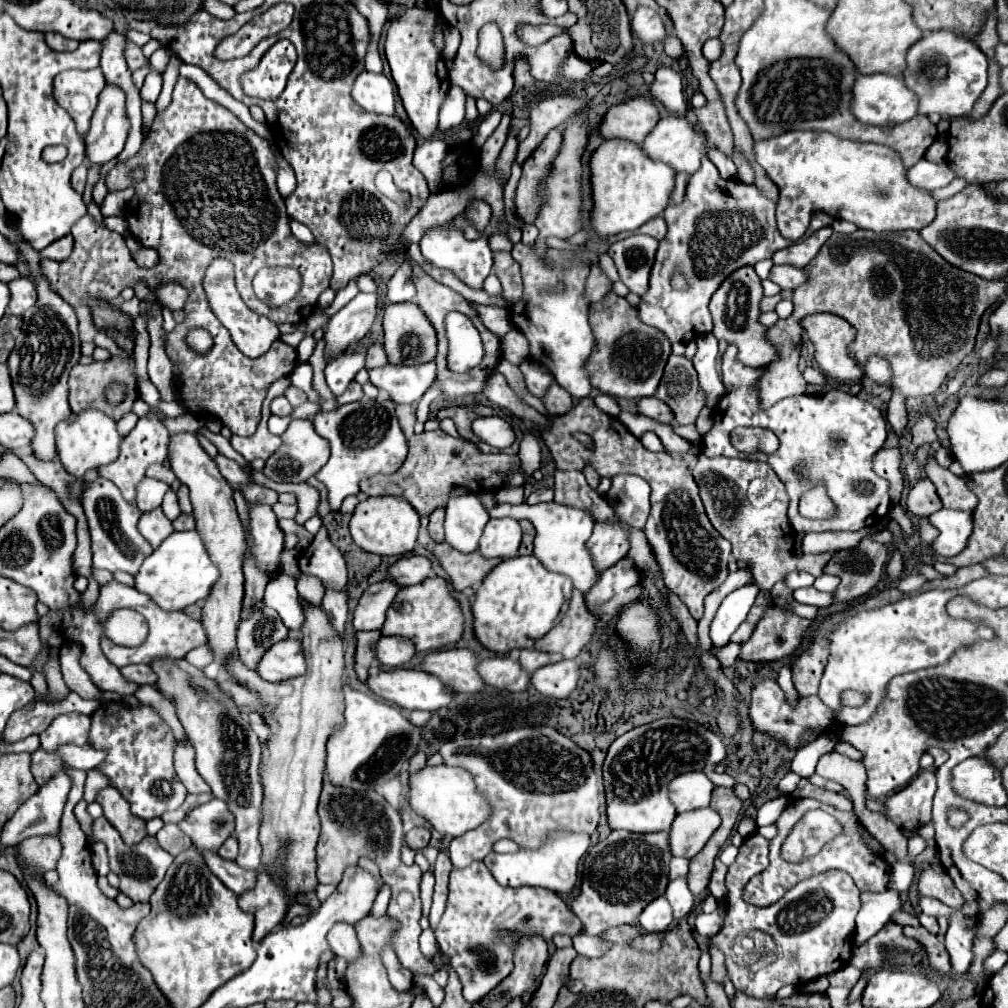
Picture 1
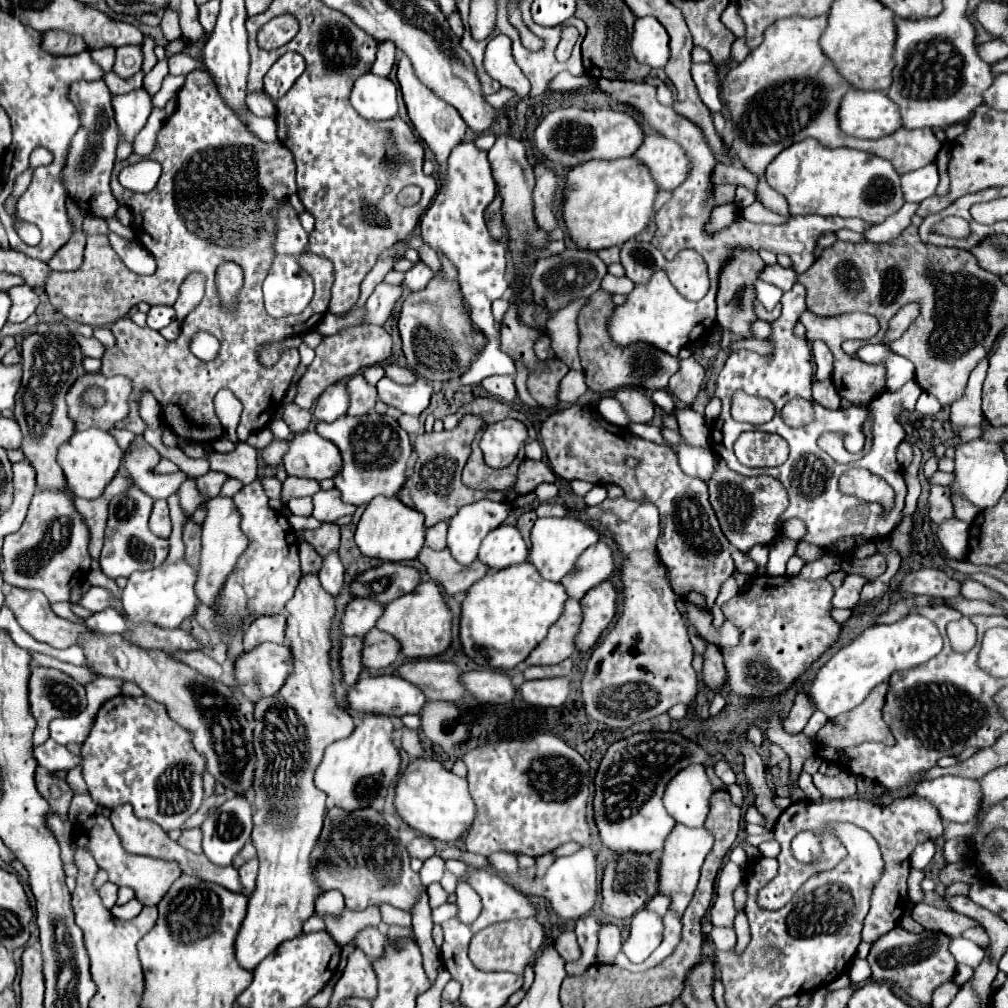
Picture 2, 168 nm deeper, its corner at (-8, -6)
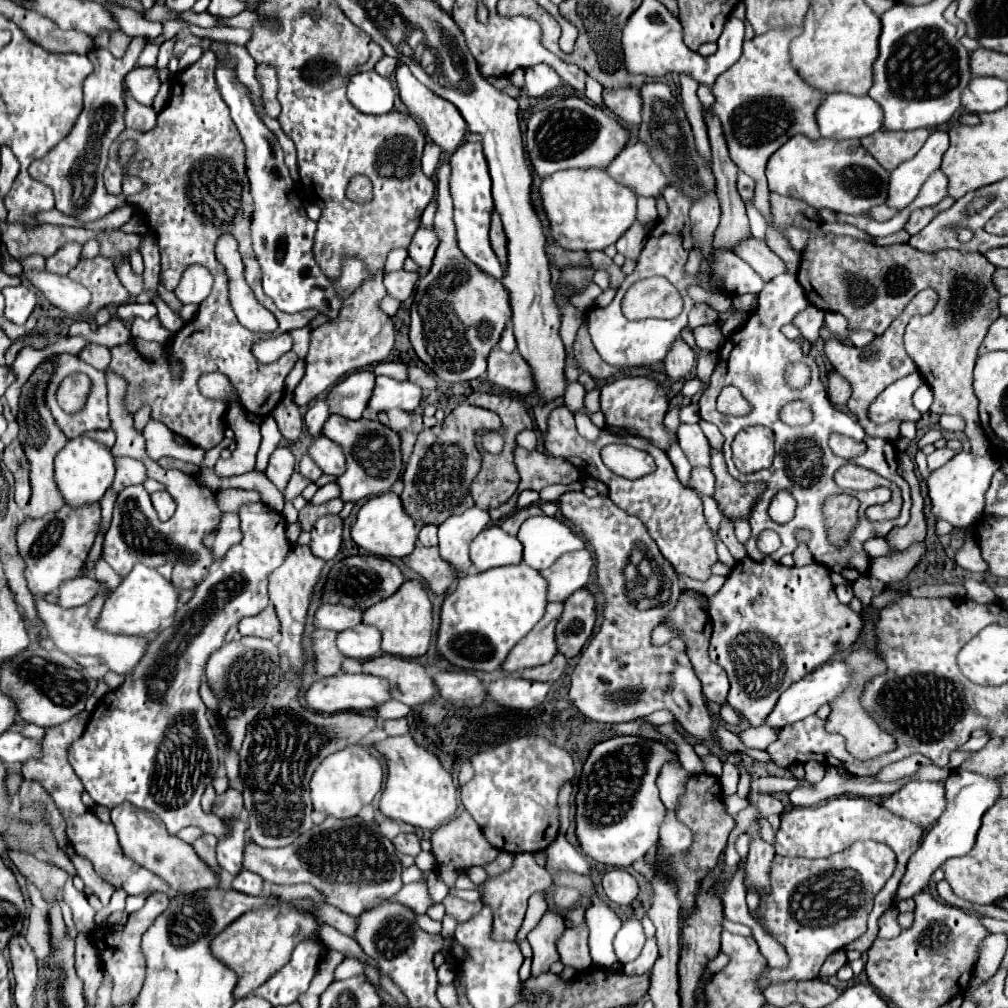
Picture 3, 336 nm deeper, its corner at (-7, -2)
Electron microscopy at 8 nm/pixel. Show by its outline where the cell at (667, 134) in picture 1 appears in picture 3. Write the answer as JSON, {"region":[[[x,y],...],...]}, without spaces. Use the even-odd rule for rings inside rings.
{"region":[[[628,144],[606,168],[614,180],[630,186],[638,196],[660,196],[662,188],[668,184],[660,166],[652,160],[652,154],[644,144]]]}

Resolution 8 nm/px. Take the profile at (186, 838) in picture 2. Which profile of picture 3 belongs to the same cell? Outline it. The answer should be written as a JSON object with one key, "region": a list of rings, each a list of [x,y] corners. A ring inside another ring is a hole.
{"region":[[[202,834],[200,838],[196,838],[196,840],[192,842],[192,848],[196,850],[196,854],[198,854],[206,864],[210,864],[212,868],[220,870],[220,868],[218,868],[218,862],[216,862],[216,854],[214,854],[216,842],[218,842],[216,836],[212,836],[212,834]]]}

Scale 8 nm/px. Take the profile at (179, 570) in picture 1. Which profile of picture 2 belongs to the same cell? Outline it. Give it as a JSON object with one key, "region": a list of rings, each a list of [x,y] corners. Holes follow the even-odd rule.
{"region":[[[185,560],[177,564],[163,562],[159,568],[149,572],[133,572],[123,588],[121,604],[123,614],[133,624],[157,624],[159,628],[177,628],[185,618],[195,612],[195,580],[197,570],[191,568]]]}

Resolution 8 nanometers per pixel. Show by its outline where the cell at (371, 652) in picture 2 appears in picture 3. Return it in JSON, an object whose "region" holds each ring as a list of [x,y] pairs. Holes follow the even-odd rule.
{"region":[[[358,624],[356,628],[338,634],[340,652],[344,652],[344,656],[354,660],[372,660],[380,656],[382,654],[380,644],[382,644],[380,630],[368,624]]]}

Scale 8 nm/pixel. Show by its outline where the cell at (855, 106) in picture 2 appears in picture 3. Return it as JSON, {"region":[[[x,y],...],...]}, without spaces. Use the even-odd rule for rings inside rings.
{"region":[[[828,94],[816,114],[822,138],[864,138],[884,126],[884,112],[870,96]]]}

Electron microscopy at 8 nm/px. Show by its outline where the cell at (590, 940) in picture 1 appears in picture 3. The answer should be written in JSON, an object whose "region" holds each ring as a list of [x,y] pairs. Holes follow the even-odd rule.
{"region":[[[650,938],[648,944],[644,946],[640,958],[636,958],[634,962],[628,962],[622,966],[622,970],[626,974],[644,974],[644,972],[650,972],[650,968],[654,966],[658,958],[658,944],[656,944],[656,938]]]}

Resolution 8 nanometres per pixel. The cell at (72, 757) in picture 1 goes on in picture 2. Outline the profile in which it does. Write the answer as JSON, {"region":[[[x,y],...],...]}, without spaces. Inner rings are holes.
{"region":[[[47,740],[41,746],[33,748],[33,758],[37,760],[37,766],[47,768],[49,772],[67,770],[77,764],[81,764],[81,756],[73,756],[65,746],[55,744],[53,740]]]}

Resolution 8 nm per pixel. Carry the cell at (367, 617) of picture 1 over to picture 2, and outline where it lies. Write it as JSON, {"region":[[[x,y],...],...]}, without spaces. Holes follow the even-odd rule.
{"region":[[[351,600],[343,614],[341,614],[341,624],[339,624],[339,632],[343,636],[359,636],[363,638],[365,632],[369,632],[369,628],[375,626],[375,622],[379,620],[379,616],[383,614],[381,604],[377,604],[375,600]]]}

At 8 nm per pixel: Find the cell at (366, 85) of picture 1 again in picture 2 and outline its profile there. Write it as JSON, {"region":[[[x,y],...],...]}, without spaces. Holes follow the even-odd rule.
{"region":[[[371,72],[355,80],[351,106],[367,120],[389,120],[397,114],[397,86]]]}

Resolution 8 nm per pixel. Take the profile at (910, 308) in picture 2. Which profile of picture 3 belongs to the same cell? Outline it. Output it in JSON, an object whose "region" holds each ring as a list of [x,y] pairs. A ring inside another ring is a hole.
{"region":[[[922,290],[918,292],[910,304],[904,308],[904,312],[892,322],[892,326],[888,326],[888,330],[882,334],[882,336],[876,336],[872,340],[872,344],[864,346],[864,348],[854,348],[854,346],[848,346],[848,344],[842,344],[842,340],[830,336],[824,344],[824,352],[828,356],[828,360],[832,362],[834,370],[840,372],[852,386],[852,396],[848,400],[848,408],[858,416],[860,424],[864,426],[866,434],[868,436],[884,436],[886,440],[896,440],[898,434],[900,434],[900,423],[897,421],[890,421],[889,425],[874,424],[870,418],[868,418],[868,408],[870,404],[866,402],[874,402],[876,396],[886,388],[890,386],[892,382],[896,382],[898,378],[904,378],[906,374],[914,372],[916,370],[916,364],[910,360],[910,356],[906,354],[904,346],[902,346],[902,336],[904,336],[904,328],[908,324],[908,320],[916,314],[928,314],[932,312],[932,308],[936,306],[936,292],[934,290]]]}

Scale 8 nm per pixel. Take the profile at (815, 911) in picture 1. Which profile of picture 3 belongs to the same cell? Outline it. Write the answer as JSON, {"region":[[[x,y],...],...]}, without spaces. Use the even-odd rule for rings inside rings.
{"region":[[[858,840],[856,844],[852,844],[852,848],[846,848],[844,852],[838,852],[834,856],[820,858],[820,860],[776,856],[770,866],[770,892],[760,898],[758,916],[762,926],[770,932],[770,936],[786,948],[790,962],[784,968],[766,966],[758,984],[766,988],[776,982],[818,978],[820,966],[830,954],[842,950],[846,944],[850,944],[852,940],[856,940],[858,936],[866,932],[868,902],[872,908],[874,896],[884,886],[884,882],[892,876],[894,866],[896,866],[896,854],[888,846],[874,840]]]}

